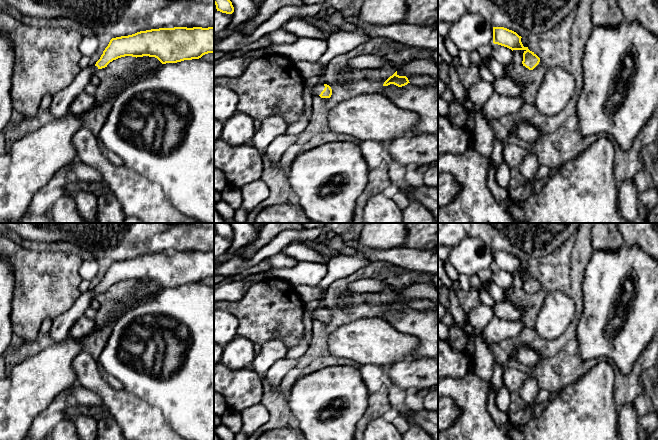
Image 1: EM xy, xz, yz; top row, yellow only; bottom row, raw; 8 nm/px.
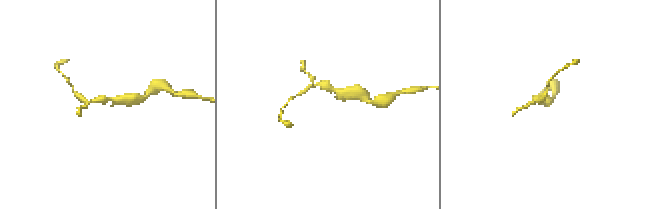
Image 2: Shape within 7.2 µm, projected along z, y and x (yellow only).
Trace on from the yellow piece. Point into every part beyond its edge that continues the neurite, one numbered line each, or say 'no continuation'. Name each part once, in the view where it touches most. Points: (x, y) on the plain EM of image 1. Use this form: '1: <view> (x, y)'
1: xz (316, 314)

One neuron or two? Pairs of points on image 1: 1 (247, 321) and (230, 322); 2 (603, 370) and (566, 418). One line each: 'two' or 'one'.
1: two
2: one

